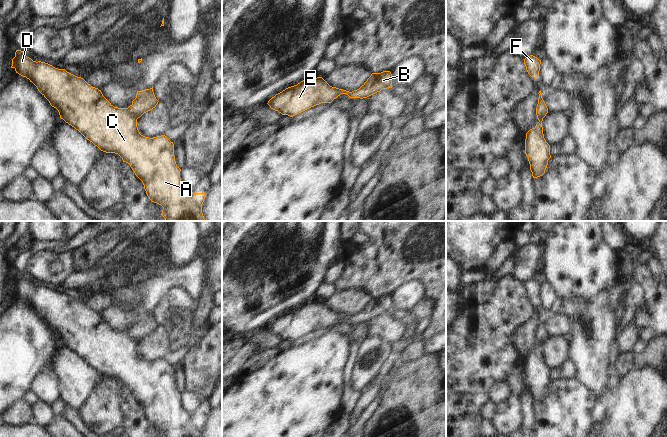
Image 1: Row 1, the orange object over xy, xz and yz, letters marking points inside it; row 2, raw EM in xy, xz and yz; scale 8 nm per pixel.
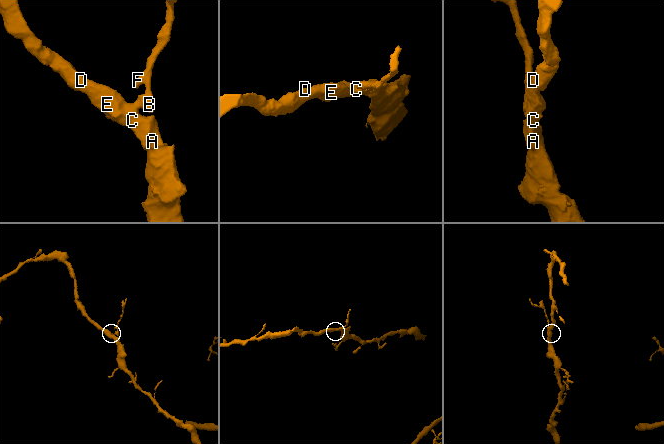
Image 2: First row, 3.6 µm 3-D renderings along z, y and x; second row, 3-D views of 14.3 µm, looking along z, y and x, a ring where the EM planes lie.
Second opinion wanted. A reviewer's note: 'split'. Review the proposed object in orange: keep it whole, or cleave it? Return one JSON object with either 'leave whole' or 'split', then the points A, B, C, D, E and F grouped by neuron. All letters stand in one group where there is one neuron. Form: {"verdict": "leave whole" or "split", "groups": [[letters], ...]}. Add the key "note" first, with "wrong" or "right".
{"note": "wrong", "verdict": "leave whole", "groups": [["A", "B", "C", "D", "E", "F"]]}

